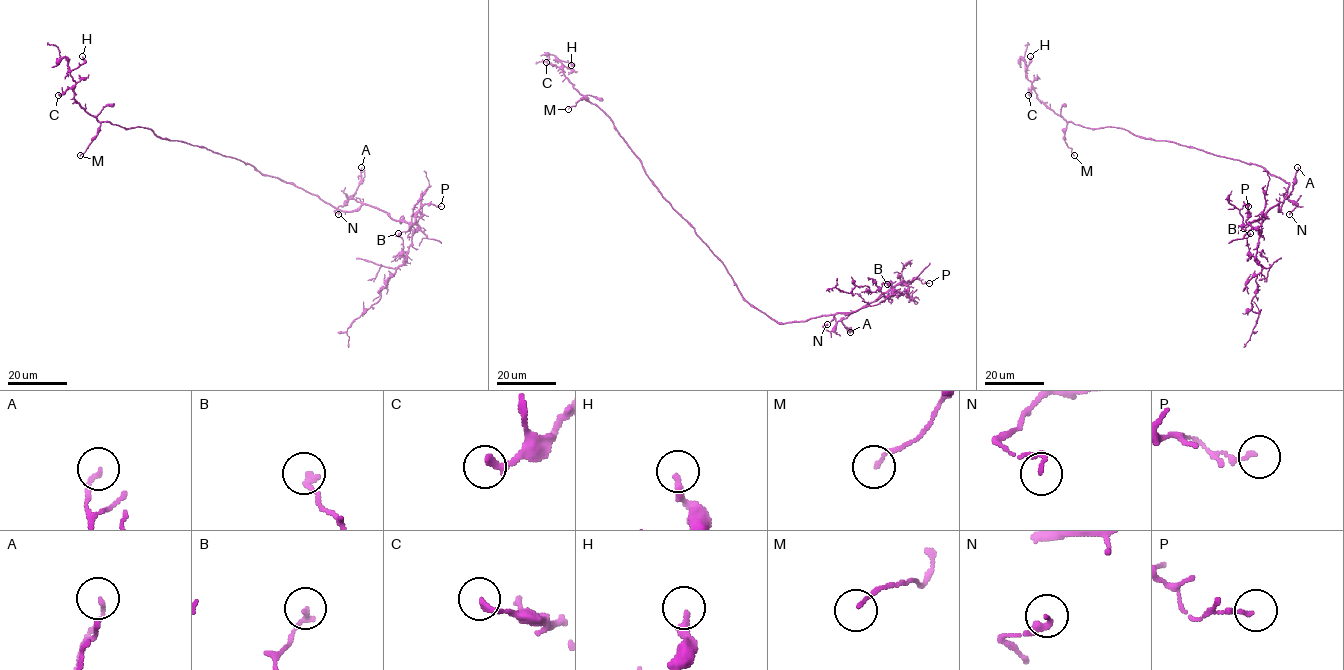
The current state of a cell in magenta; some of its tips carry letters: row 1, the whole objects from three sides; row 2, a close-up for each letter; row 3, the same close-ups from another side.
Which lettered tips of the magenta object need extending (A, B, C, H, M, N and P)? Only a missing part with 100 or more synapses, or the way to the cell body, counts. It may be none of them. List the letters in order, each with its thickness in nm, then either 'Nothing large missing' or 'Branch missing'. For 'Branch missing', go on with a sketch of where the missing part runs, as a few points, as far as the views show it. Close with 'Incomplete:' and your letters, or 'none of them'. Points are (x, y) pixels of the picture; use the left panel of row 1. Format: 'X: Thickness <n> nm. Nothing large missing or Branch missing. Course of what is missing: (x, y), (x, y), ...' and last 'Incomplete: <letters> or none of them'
A: Thickness 140 nm. Nothing large missing
B: Thickness 180 nm. Nothing large missing
C: Thickness 260 nm. Nothing large missing
H: Thickness 240 nm. Nothing large missing
M: Thickness 120 nm. Nothing large missing
N: Thickness 160 nm. Nothing large missing
P: Thickness 160 nm. Nothing large missing
Incomplete: none of them

